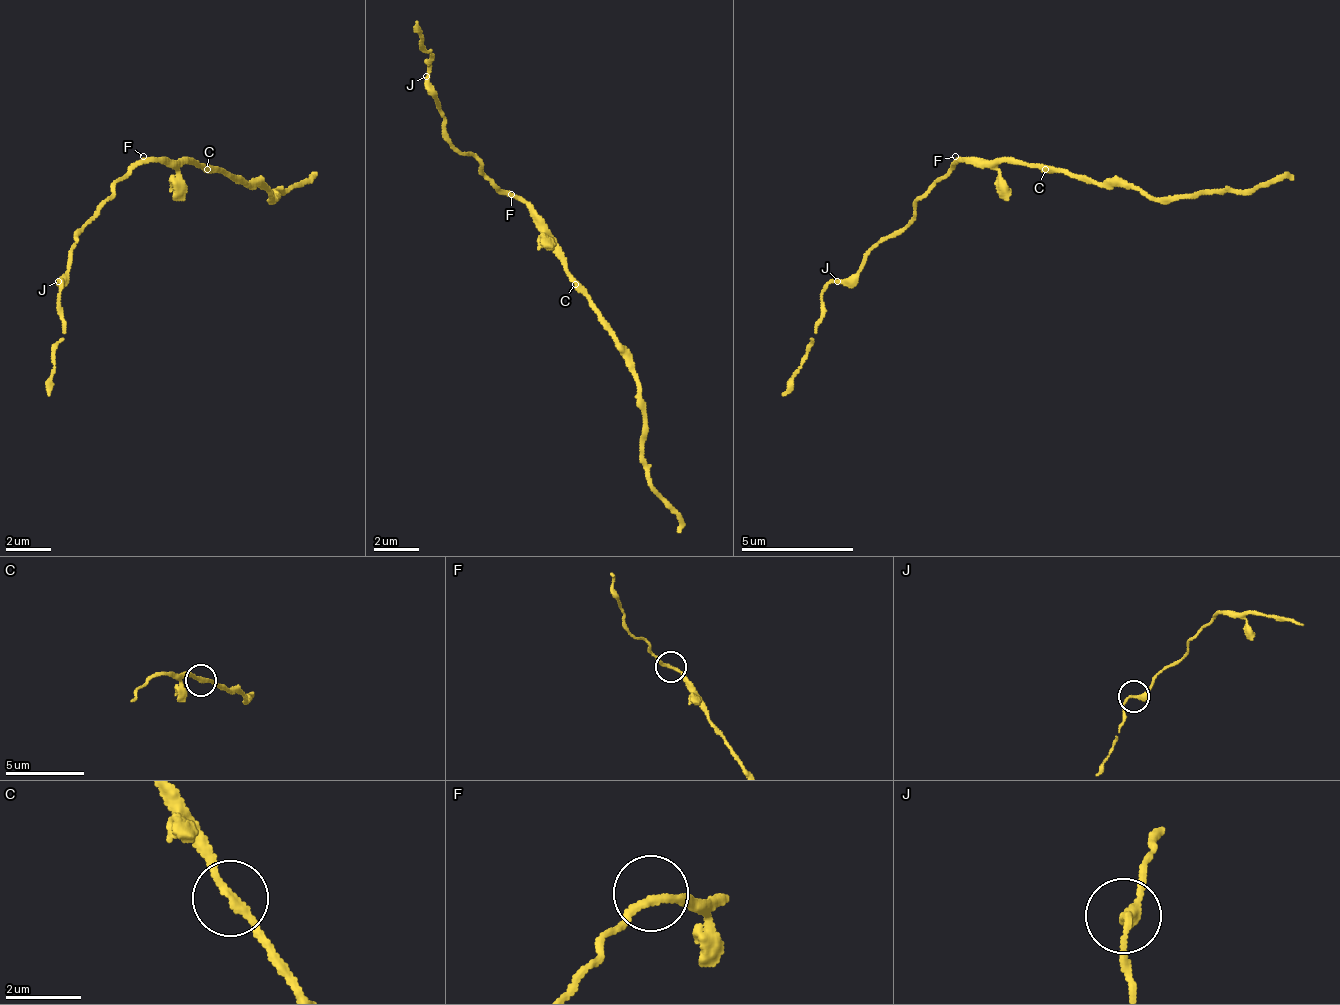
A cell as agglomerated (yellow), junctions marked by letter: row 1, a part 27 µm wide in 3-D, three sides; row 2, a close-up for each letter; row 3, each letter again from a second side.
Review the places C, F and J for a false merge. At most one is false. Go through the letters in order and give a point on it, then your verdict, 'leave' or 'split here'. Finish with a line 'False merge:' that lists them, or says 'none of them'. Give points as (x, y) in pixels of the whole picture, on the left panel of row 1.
C: (207, 169) | leave
F: (143, 156) | leave
J: (58, 281) | leave
False merge: none of them

